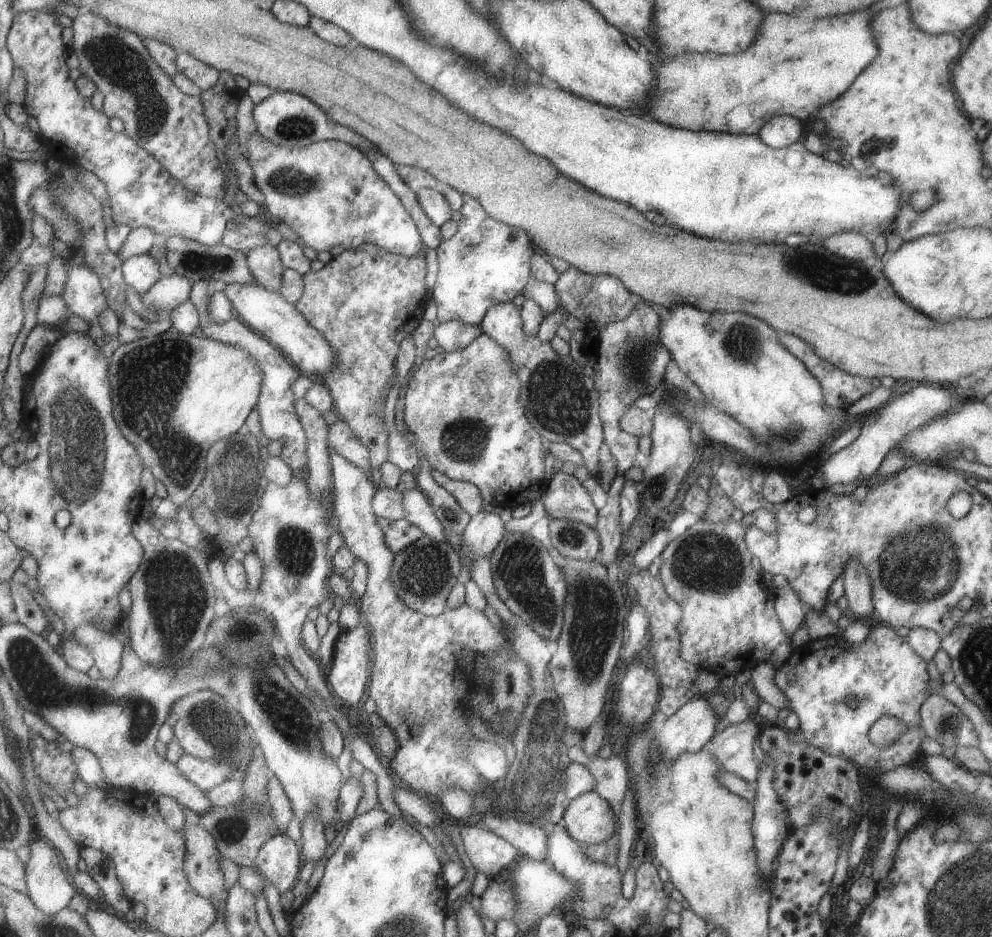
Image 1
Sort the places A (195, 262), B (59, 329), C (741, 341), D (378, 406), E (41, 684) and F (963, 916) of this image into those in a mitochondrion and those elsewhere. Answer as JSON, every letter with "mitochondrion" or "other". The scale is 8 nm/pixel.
{"A":"mitochondrion","B":"other","C":"mitochondrion","D":"other","E":"mitochondrion","F":"mitochondrion"}

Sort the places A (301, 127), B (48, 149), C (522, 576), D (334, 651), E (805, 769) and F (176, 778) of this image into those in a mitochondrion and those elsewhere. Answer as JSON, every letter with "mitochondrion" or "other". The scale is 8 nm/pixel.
{"A":"mitochondrion","B":"other","C":"mitochondrion","D":"other","E":"other","F":"other"}

